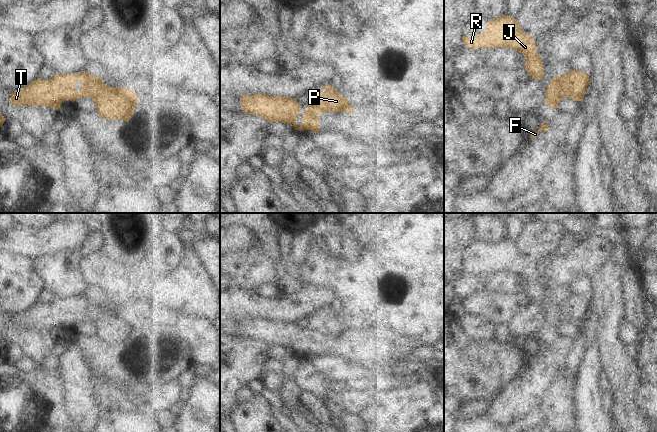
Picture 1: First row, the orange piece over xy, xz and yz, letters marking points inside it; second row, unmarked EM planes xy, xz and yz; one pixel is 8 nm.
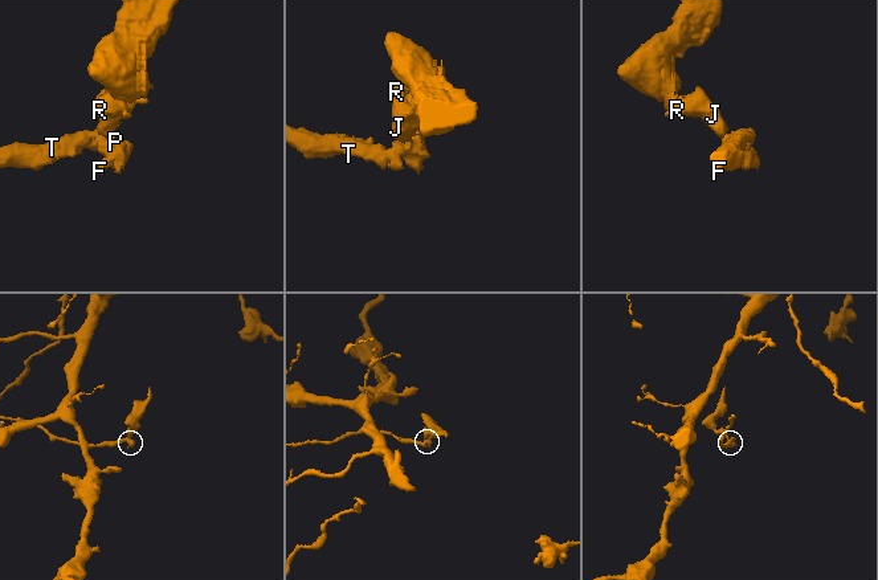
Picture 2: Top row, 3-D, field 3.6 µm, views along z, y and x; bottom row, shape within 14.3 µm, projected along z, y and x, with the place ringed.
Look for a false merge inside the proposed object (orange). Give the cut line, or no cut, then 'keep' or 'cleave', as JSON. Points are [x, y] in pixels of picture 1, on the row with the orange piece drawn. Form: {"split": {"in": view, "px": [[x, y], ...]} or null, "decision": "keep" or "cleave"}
{"split": {"in": "xy", "px": [[94, 76], [90, 84], [90, 96]]}, "decision": "cleave"}

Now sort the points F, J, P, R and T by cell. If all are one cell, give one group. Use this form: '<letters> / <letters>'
F J P R / T

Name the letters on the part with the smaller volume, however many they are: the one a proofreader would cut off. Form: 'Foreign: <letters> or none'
Foreign: F, J, P, R

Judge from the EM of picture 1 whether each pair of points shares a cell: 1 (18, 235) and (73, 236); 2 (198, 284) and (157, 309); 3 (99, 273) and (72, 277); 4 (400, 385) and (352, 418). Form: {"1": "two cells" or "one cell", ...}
{"1": "one cell", "2": "one cell", "3": "two cells", "4": "one cell"}

